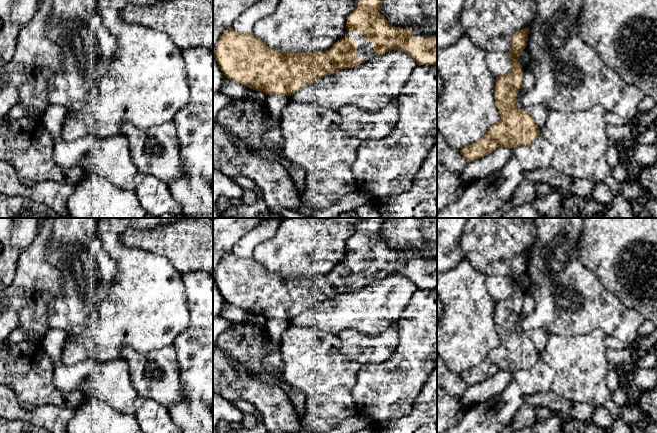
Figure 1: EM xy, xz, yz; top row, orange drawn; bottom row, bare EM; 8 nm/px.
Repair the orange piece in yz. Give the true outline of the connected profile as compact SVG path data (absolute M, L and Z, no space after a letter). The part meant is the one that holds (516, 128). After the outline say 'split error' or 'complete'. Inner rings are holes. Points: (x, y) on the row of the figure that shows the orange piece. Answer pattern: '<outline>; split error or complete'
M527 27L513 35L512 50L508 52L512 60L512 71L505 76L496 77L495 81L494 96L501 120L478 142L460 151L468 162L487 156L499 147L513 149L530 145L540 135L540 129L532 116L516 105L516 96L523 83L523 69L518 58L527 46L528 34Z; complete

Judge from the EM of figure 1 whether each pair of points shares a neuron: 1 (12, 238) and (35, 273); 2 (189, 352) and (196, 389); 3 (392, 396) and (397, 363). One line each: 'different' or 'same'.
1: different
2: same
3: same

